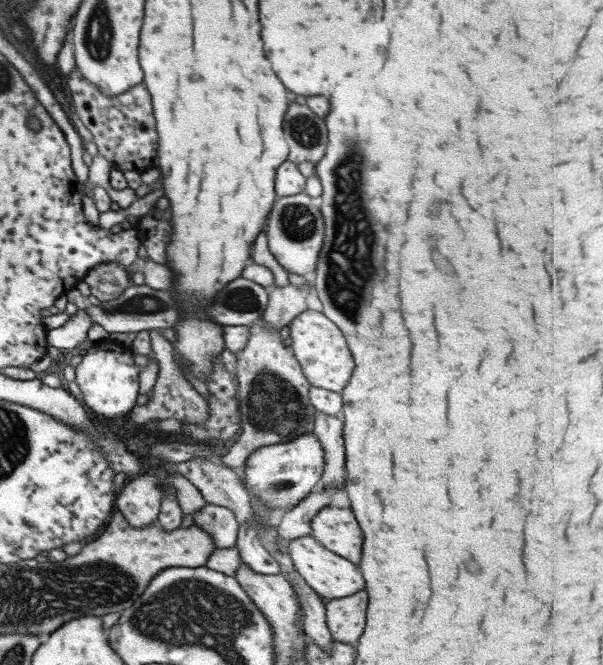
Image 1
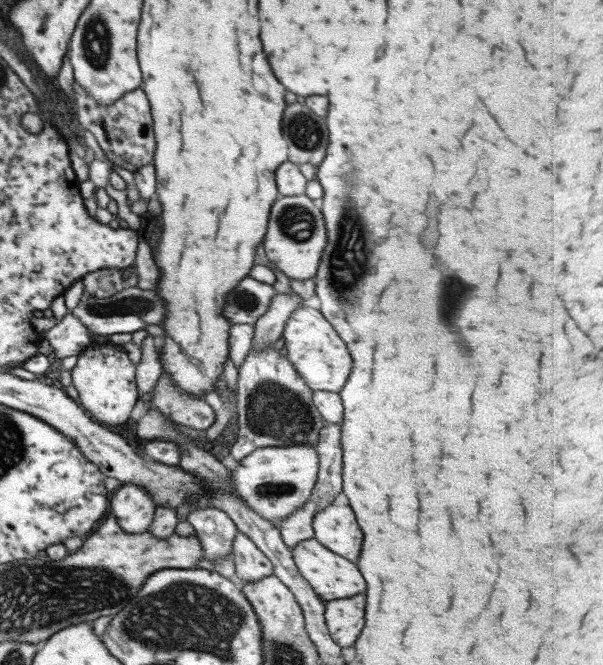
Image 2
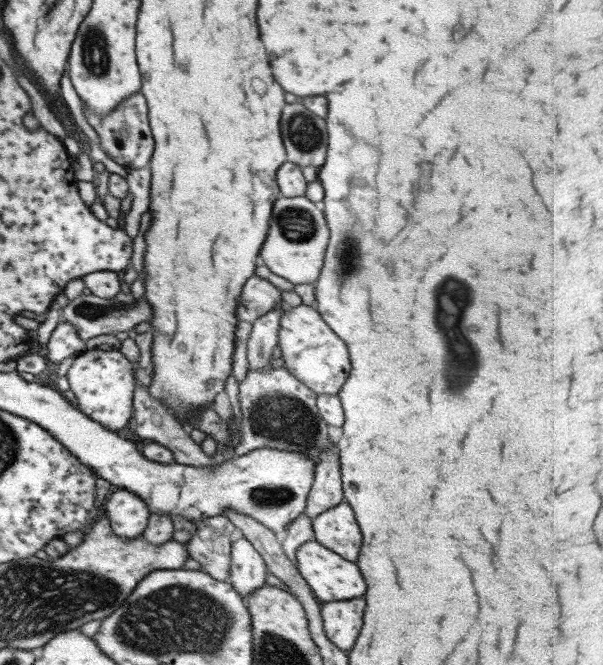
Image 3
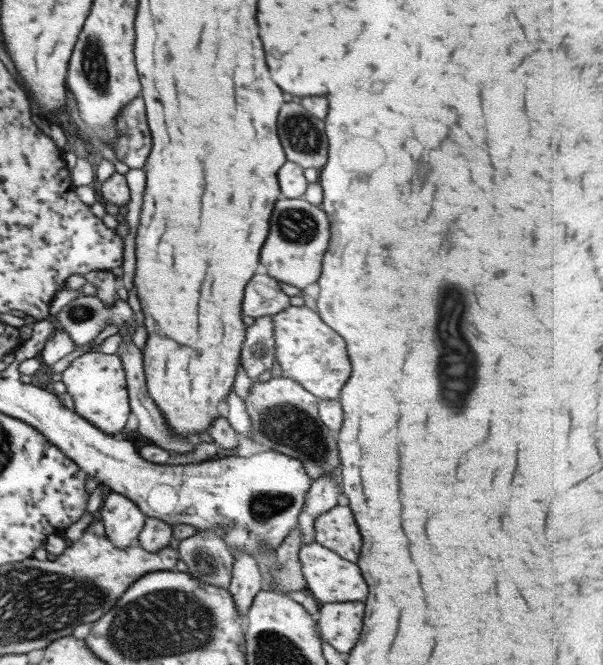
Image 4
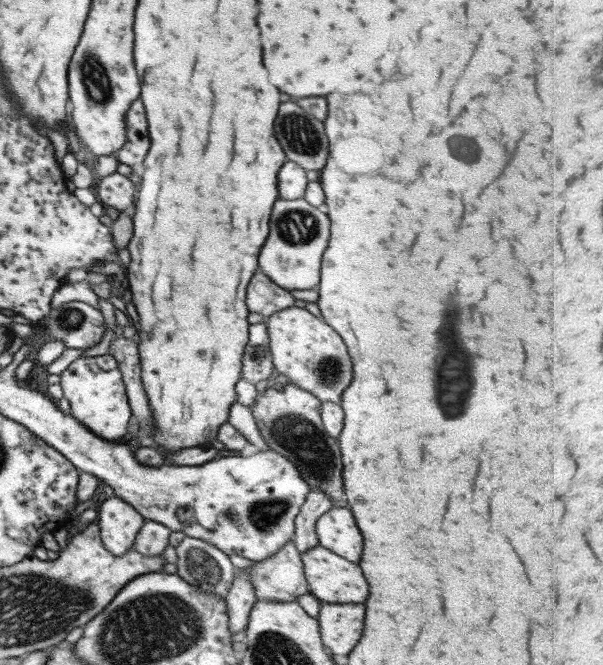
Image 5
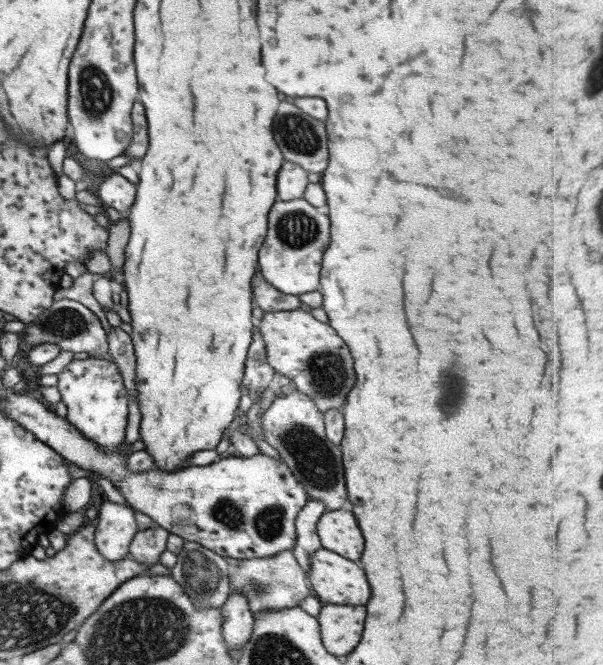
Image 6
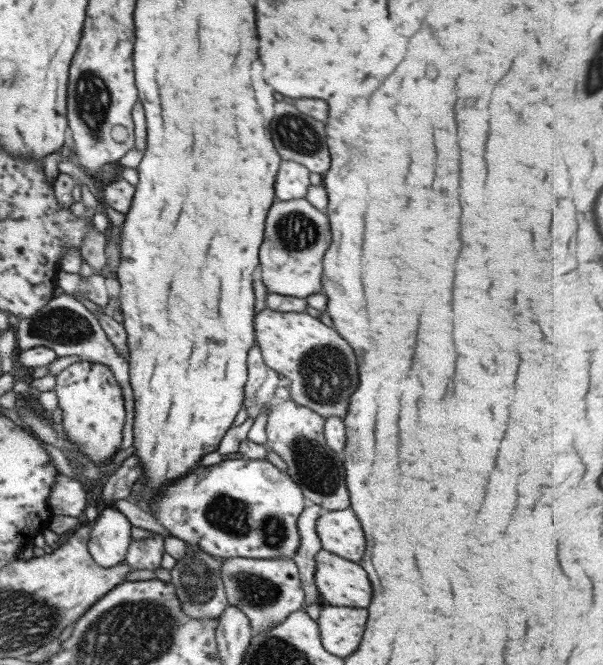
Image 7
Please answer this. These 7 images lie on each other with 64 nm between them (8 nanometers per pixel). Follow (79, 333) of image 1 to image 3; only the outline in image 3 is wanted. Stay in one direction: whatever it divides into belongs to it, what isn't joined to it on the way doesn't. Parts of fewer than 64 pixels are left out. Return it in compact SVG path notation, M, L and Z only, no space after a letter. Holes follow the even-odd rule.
M62 319L51 331L42 353L47 360L59 363L63 358L75 357L85 350L85 341L69 321Z

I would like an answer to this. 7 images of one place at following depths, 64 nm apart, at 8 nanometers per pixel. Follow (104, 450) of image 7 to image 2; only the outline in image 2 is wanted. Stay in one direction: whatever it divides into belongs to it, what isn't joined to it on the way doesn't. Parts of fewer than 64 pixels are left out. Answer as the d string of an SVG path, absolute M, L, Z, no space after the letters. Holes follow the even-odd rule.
M90 345L78 354L70 371L70 384L77 391L78 402L89 418L111 426L123 424L129 418L129 412L137 402L138 395L135 389L135 364L129 361L122 345Z

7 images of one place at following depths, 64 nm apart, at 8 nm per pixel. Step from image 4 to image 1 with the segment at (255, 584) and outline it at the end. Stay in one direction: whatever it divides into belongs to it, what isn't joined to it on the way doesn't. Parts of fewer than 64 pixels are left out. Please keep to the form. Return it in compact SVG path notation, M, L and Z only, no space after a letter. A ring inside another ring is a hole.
M238 526L234 546L239 552L239 564L259 574L280 574L278 562L262 547L256 528Z

